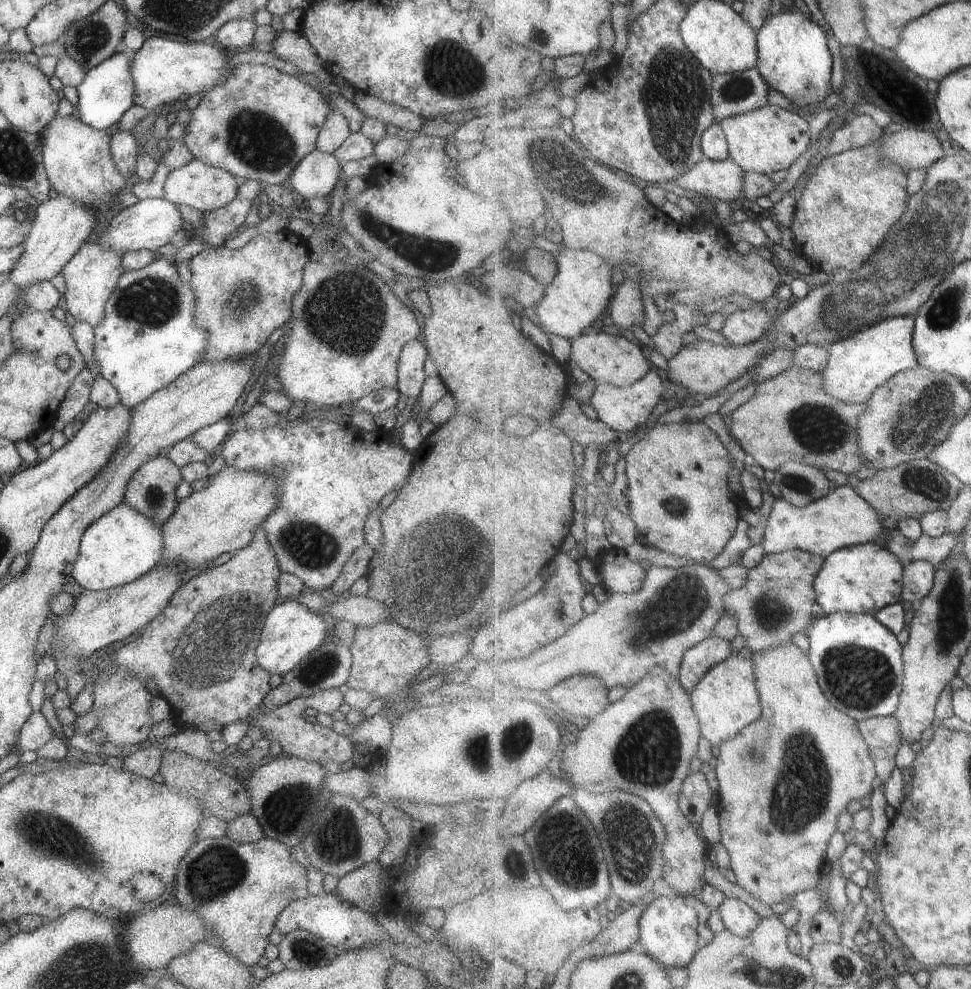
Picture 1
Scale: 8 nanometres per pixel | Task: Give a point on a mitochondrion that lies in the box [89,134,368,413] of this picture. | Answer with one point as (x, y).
(150, 301)

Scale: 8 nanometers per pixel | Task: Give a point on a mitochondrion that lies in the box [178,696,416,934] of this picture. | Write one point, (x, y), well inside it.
(219, 870)

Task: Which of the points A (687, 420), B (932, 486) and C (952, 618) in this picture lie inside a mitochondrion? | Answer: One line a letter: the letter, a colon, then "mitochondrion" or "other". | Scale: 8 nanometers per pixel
A: other
B: mitochondrion
C: mitochondrion

